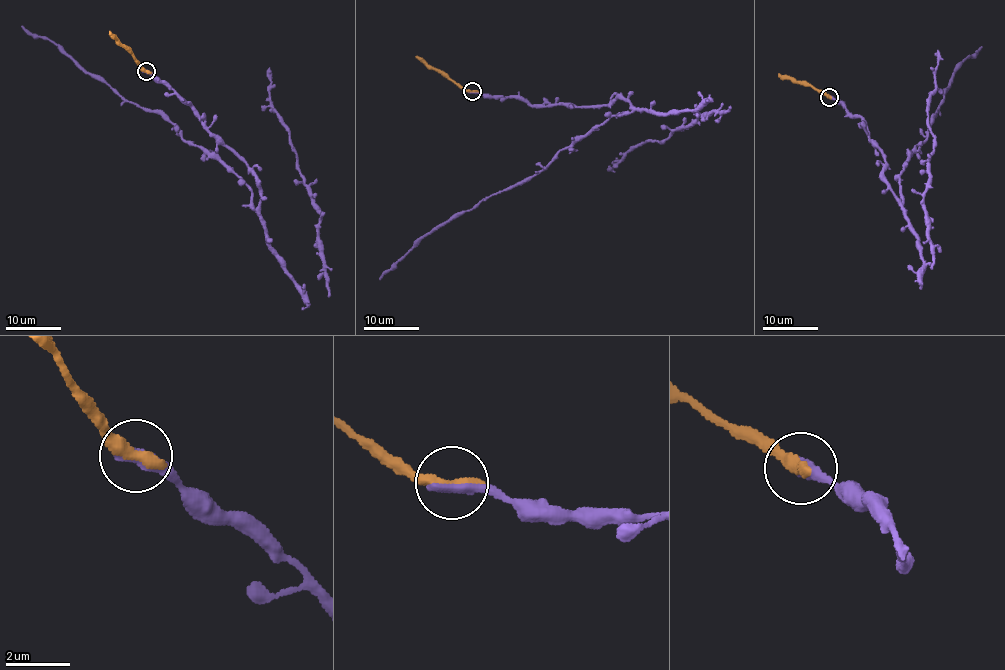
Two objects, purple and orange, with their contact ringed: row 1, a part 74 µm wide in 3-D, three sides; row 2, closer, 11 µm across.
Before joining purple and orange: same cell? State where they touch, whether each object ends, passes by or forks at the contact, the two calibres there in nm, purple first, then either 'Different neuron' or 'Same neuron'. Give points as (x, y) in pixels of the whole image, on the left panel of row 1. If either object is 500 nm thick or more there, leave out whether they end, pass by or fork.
Place: (146, 71). At the ring purple ends. At the ring orange ends. Thickness 440 nm (purple) against 360 nm. Same neuron

